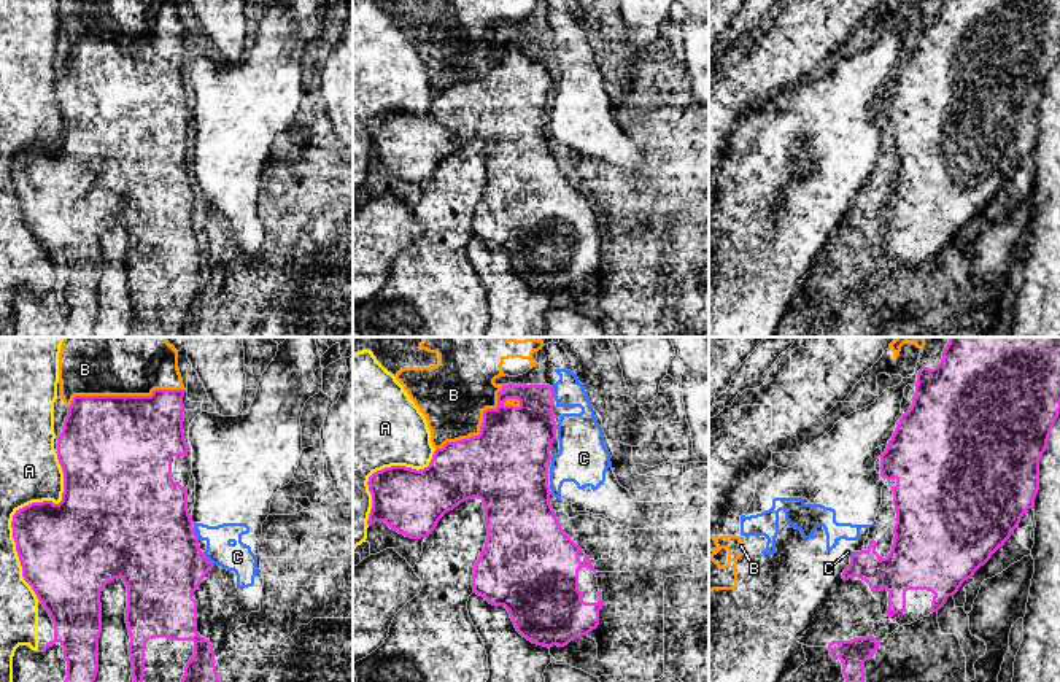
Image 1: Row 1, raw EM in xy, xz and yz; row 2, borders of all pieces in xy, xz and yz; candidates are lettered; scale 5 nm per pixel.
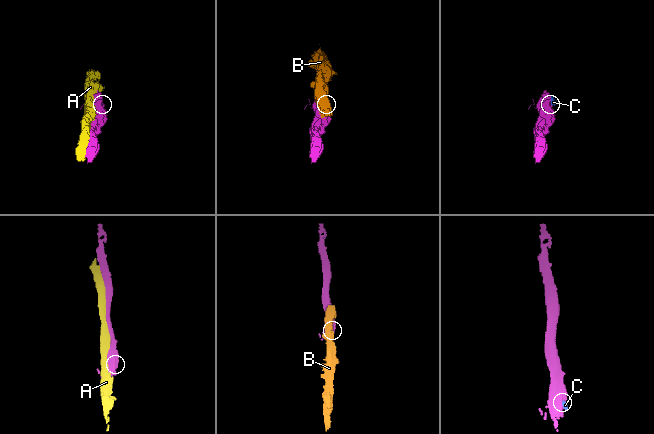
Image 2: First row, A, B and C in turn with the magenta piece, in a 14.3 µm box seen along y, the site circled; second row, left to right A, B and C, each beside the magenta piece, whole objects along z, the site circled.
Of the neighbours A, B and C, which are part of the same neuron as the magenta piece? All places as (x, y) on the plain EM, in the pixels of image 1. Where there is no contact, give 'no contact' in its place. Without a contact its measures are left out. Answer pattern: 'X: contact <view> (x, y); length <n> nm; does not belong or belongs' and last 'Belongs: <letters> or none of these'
A: contact xy (18, 154); length 750 nm; does not belong
B: contact xy (123, 40); length 600 nm; does not belong
C: contact xy (207, 202); length 90 nm; does not belong
Belongs: none of these

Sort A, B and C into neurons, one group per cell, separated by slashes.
A / B / C

